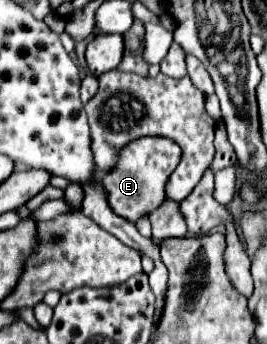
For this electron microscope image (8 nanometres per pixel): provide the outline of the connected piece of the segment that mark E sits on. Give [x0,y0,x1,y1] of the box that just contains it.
[102,136,182,224]

